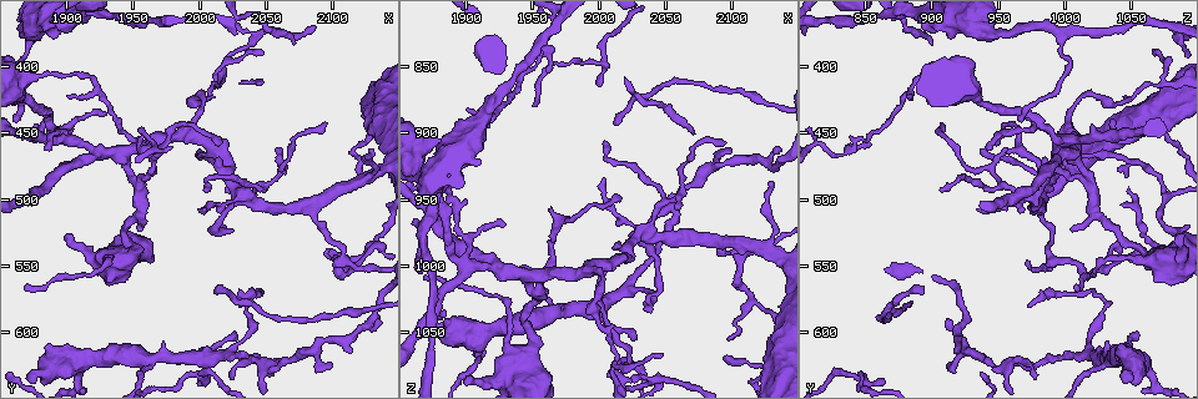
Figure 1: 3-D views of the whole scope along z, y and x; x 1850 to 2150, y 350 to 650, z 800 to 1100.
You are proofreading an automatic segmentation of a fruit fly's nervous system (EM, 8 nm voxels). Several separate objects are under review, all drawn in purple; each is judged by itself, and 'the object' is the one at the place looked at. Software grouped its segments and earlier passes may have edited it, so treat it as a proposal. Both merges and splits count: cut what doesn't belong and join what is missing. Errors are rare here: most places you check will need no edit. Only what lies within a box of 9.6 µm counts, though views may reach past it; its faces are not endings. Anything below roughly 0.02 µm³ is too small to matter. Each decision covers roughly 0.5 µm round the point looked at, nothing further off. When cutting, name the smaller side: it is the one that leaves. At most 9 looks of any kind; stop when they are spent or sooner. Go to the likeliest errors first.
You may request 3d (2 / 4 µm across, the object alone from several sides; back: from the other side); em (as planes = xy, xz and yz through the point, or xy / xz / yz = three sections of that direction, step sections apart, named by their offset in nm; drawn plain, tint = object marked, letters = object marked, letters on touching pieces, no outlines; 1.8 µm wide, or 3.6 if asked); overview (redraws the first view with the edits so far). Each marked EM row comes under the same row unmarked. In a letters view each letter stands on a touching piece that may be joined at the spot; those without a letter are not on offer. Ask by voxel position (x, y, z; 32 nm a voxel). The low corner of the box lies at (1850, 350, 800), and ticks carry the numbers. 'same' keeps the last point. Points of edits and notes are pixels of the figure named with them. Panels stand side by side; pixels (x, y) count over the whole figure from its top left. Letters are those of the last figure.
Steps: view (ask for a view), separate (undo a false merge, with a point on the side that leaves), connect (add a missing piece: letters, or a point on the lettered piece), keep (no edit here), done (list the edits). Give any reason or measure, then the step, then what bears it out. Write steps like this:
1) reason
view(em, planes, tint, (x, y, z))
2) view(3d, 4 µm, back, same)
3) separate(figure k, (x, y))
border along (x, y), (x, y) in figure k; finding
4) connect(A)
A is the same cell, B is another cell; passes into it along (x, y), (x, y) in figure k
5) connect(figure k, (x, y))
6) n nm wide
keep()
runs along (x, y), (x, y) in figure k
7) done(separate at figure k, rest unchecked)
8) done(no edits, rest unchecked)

sharp bend
view(em, planes, letters, (2056, 628, 948))

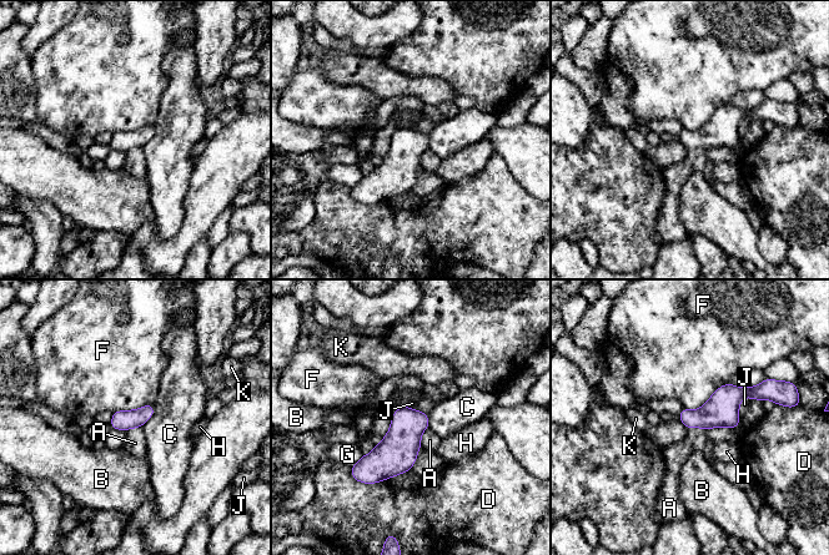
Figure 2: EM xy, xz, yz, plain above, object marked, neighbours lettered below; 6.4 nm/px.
130 nm wide
keep()
A, B, C, D, F, G, H, J and K are other cells; border along (753, 399), (707, 430) in figure 2; continuous, no second cell

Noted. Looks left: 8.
narrows sharply
view(em, xz, step 4, tint, (1896, 454, 998))

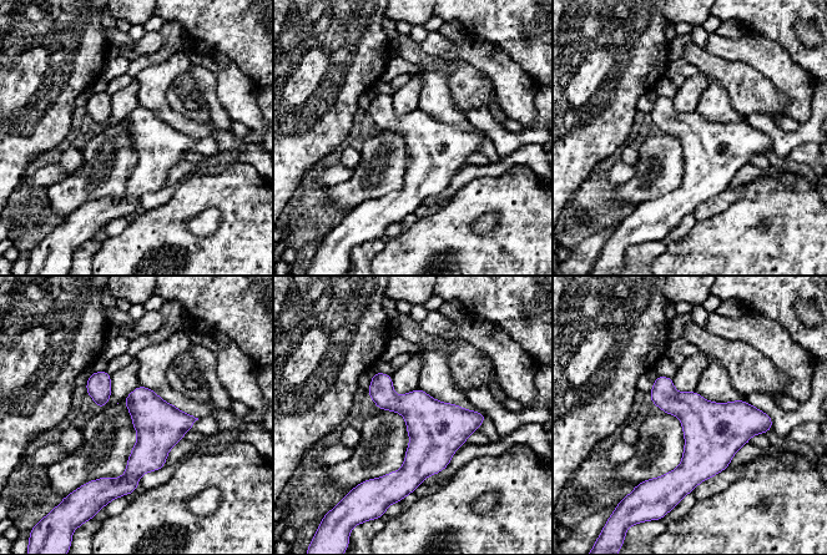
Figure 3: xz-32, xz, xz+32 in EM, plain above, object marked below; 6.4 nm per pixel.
cut it another way
view(em, planes, letters, same)

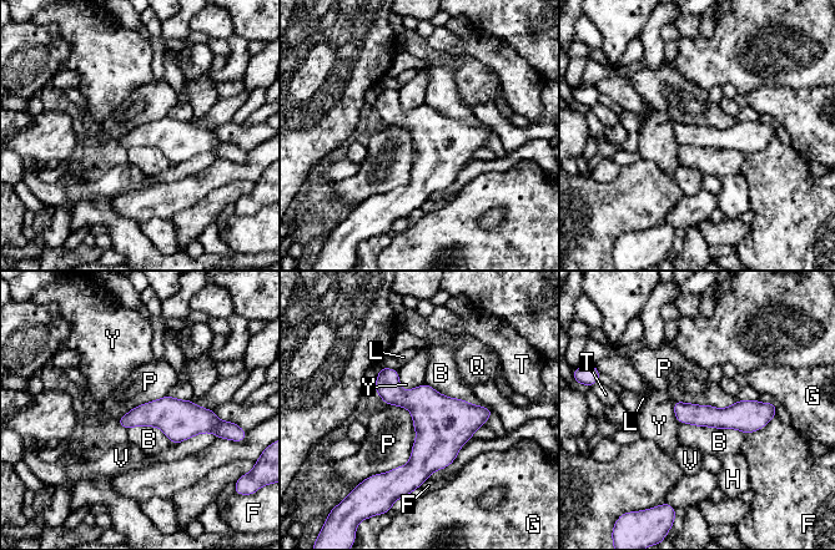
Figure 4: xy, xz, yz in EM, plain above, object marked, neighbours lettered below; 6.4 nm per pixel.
keep()
B, F, G, H, L, P, Q, T, V and Y are other cells; runs along (773, 407), (753, 415), (677, 410) in figure 4; one cell here

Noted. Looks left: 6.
end of a long branch
view(3d, 2 µm, back, (2030, 578, 974))

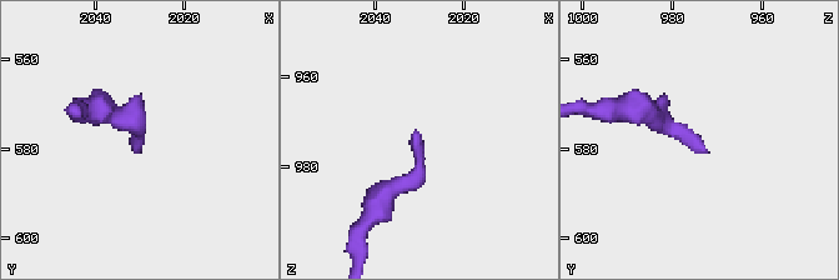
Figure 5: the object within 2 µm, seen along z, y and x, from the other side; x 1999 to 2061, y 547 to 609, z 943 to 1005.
shape alone is not enough
view(em, planes, letters, (2029, 580, 973))

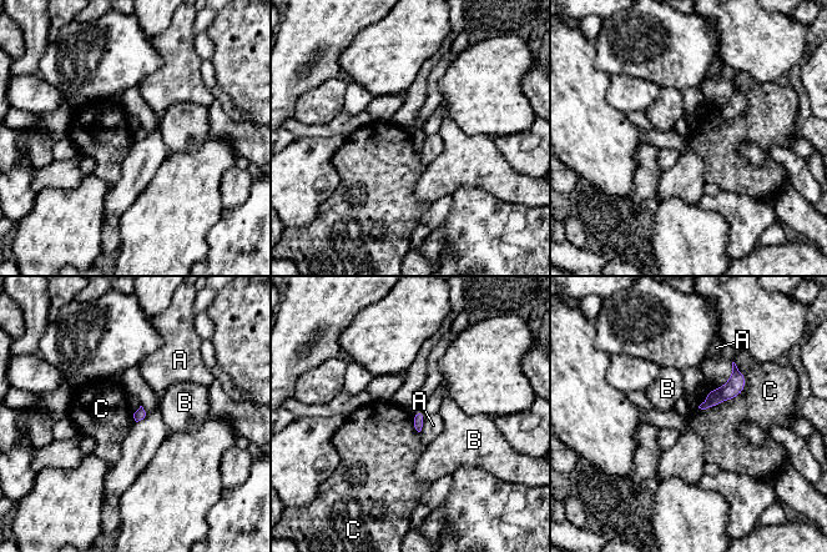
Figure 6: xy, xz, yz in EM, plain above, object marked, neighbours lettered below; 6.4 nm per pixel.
keep()
A, B and C are other cells; runs along (741, 377), (725, 394), (705, 405) in figure 6; none of them fits

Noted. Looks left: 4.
branch stops here
view(3d, 2 µm, (2012, 572, 894))

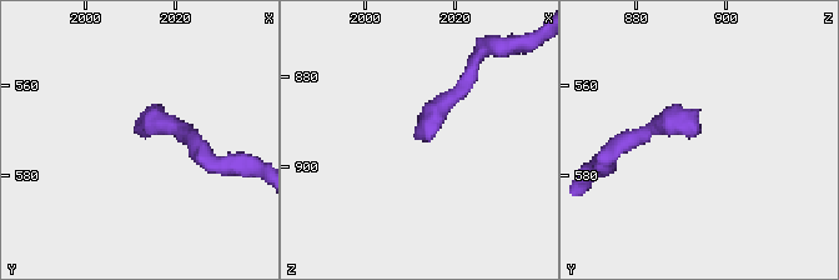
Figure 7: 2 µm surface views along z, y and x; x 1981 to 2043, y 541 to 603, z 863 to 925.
need the tissue
view(em, yz, step 8, tint, (2013, 572, 894))

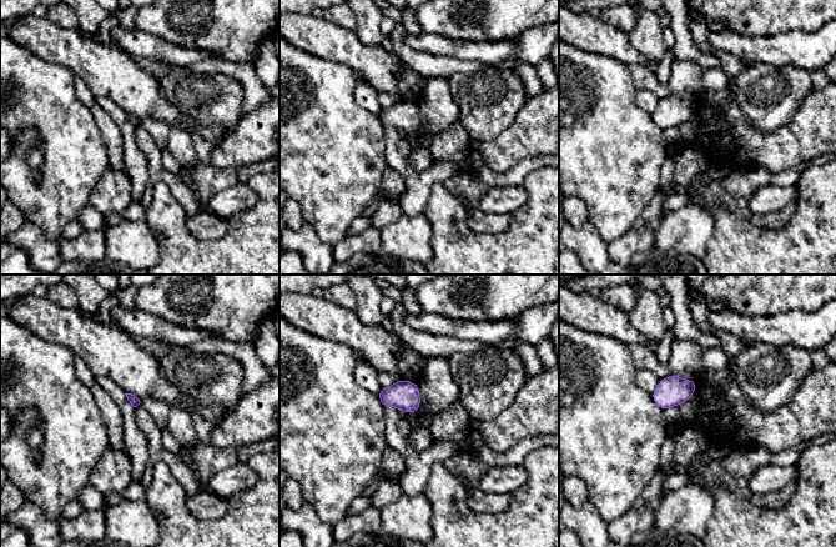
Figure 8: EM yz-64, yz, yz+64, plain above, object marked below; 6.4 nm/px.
view(em, planes, letters, same)

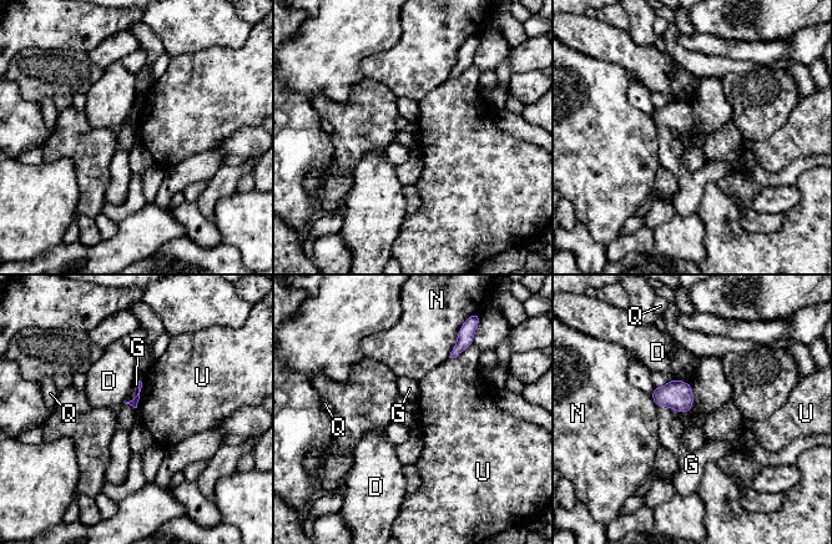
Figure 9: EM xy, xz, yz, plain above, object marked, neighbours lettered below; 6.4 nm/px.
keep()
D, G, N, Q and U are other cells; border along (141, 381), (140, 398), (136, 407) in figure 9; none of them fits

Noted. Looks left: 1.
done(no edits, rest unchecked)

